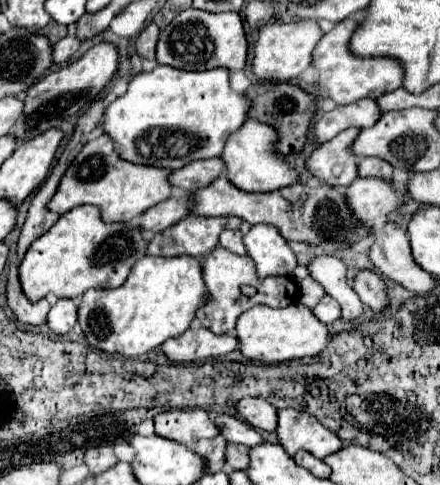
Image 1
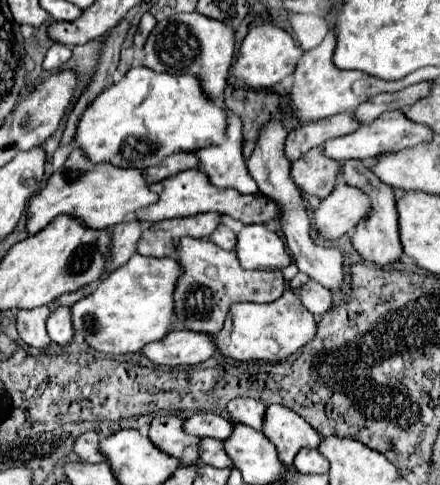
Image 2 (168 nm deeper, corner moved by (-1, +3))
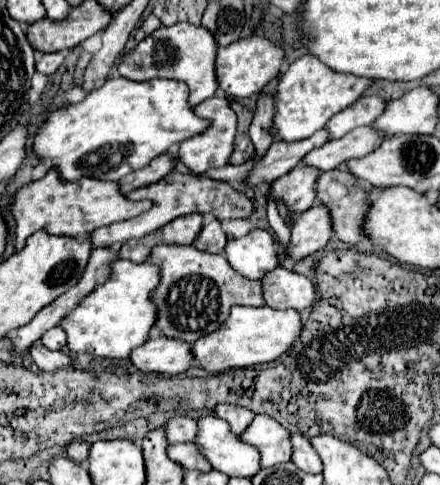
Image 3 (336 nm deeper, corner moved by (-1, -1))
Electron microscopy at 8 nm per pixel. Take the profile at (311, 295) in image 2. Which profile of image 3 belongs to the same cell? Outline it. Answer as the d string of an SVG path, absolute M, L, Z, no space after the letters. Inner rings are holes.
M278 266L272 272L268 272L260 282L262 282L264 302L270 308L276 308L276 310L294 308L300 312L304 308L314 306L316 302L314 284L306 276L294 270L286 270Z

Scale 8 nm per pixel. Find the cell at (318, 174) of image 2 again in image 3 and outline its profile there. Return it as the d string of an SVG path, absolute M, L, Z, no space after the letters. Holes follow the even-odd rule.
M298 164L294 170L274 180L268 188L268 200L282 200L292 216L306 212L316 200L316 178L318 170Z

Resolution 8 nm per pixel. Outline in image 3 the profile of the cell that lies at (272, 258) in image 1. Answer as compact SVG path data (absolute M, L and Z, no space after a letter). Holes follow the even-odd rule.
M252 230L242 238L228 240L224 254L230 266L250 280L260 280L278 266L274 238L266 230Z

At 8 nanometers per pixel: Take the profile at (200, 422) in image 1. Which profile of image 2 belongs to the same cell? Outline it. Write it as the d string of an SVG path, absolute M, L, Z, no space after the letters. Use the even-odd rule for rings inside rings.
M166 414L156 416L150 424L150 440L170 456L176 456L184 466L196 464L198 450L200 450L200 438L188 436L184 432L184 418Z

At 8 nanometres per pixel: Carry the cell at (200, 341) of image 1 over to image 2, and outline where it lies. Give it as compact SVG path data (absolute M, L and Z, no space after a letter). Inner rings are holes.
M172 330L164 340L146 344L144 356L162 366L194 366L216 354L216 342L206 332Z

